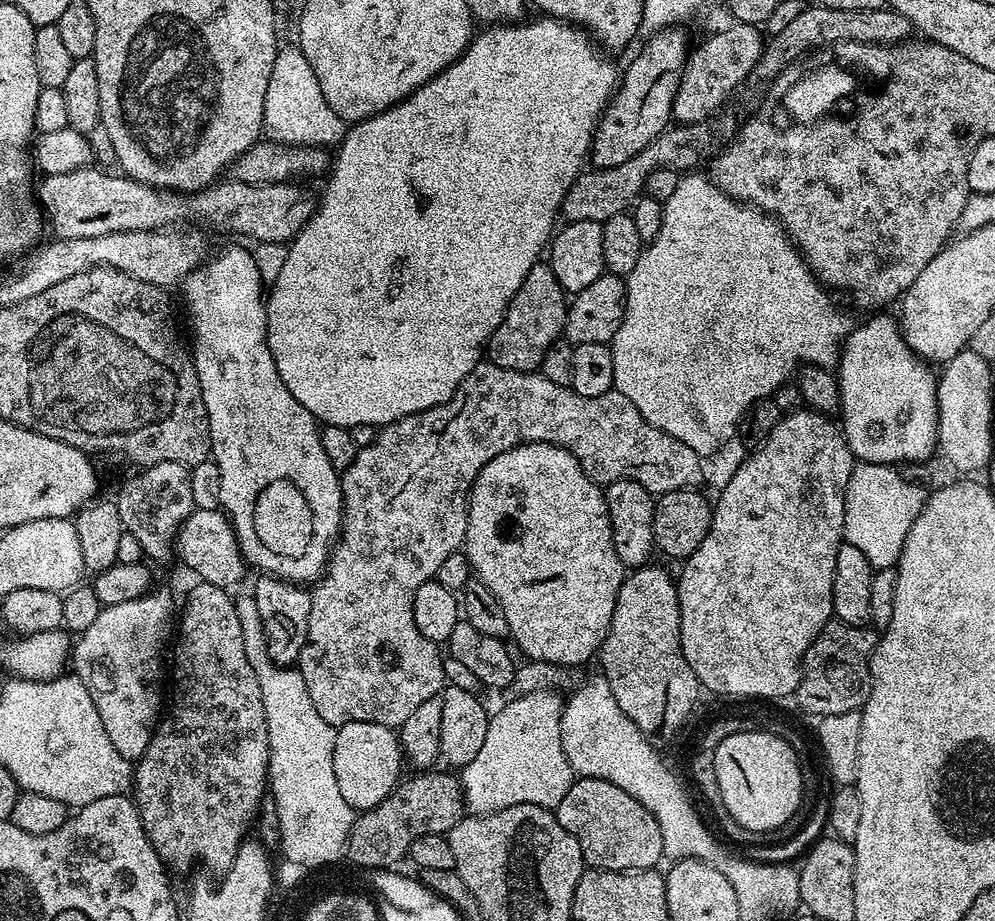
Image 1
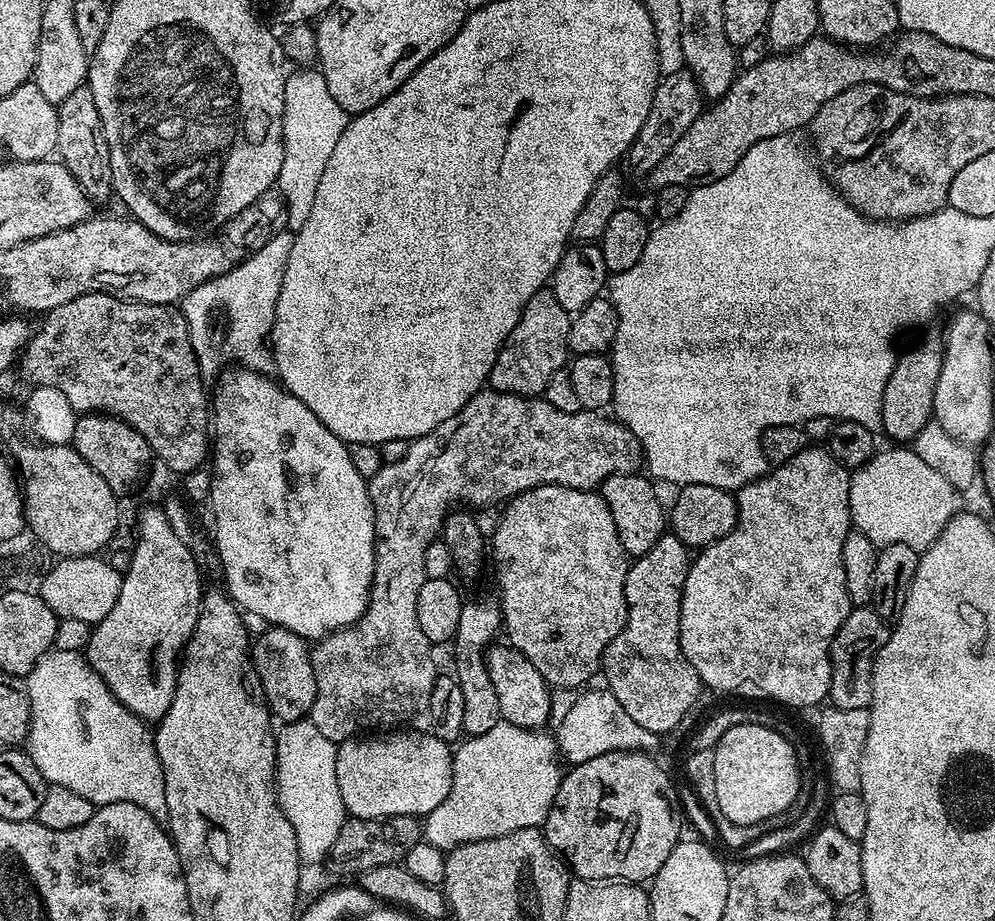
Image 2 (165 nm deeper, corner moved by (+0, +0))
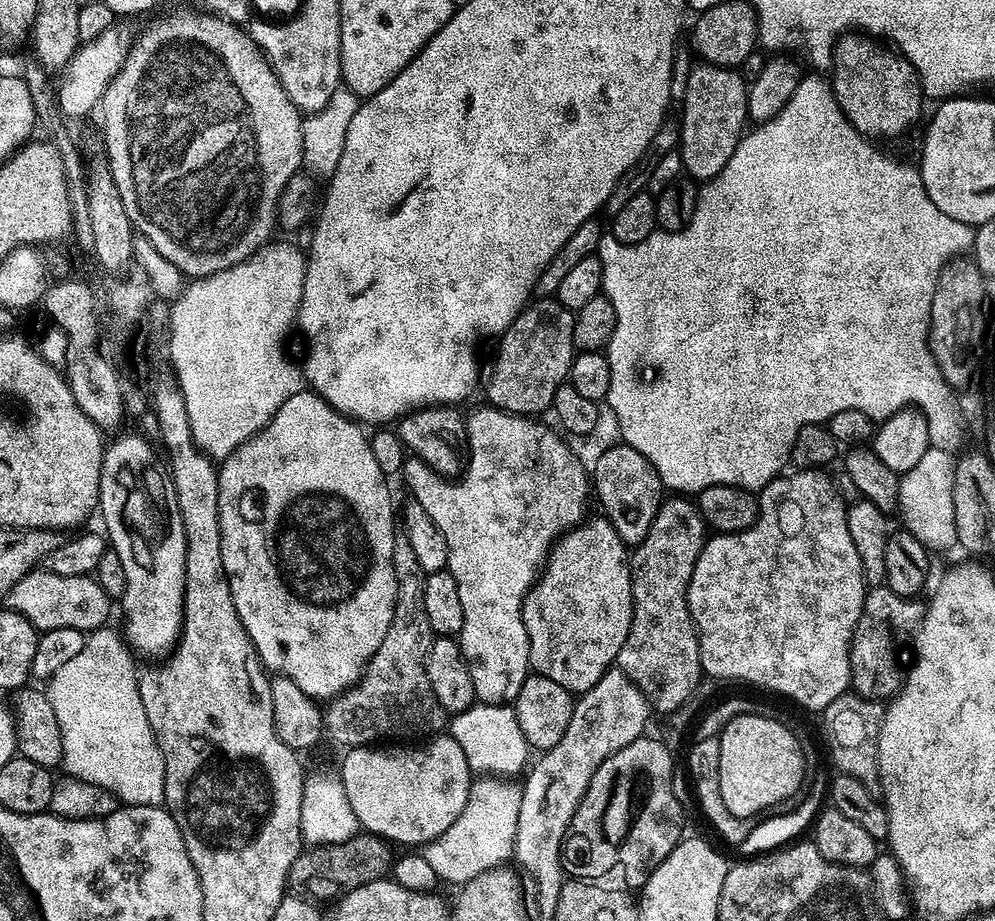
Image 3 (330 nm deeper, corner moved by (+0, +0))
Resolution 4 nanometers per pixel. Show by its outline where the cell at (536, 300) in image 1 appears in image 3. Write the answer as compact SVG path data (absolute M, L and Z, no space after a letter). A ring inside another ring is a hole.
M540 298L535 302L529 303L499 337L500 353L484 384L484 396L488 399L485 401L491 407L529 418L539 417L539 412L547 413L551 409L554 394L568 380L574 359L573 313L563 308L555 298Z

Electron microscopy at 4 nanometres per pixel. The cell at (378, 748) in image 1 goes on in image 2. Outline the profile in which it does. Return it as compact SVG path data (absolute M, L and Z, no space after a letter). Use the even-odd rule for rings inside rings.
M388 730L383 734L368 734L363 738L343 740L337 747L336 764L338 790L341 791L342 802L345 804L345 810L349 817L357 816L363 820L385 820L391 816L415 816L417 818L423 818L434 810L434 806L442 806L442 798L446 798L446 794L450 794L453 749L450 747L449 741L439 740L439 738L433 736L431 731L428 730L424 730L424 732L404 731L408 730Z

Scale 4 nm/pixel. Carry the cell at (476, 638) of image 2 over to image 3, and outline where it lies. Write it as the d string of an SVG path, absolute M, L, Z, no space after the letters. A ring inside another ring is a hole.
M491 406L483 407L474 409L472 413L470 411L467 413L466 463L463 465L459 476L455 478L440 476L428 464L424 464L416 456L409 455L404 461L402 481L404 480L405 486L412 491L409 492L411 499L419 502L422 510L426 510L426 514L430 514L430 518L438 526L438 530L442 534L442 538L446 540L446 550L448 551L448 566L446 570L454 578L458 588L458 599L462 602L462 630L458 637L460 657L464 660L464 669L468 671L470 676L473 697L482 704L503 704L530 675L528 635L520 614L524 599L529 590L532 589L533 584L535 584L537 576L540 575L548 559L548 554L552 551L553 544L564 533L572 531L585 519L585 517L583 518L584 499L590 496L590 476L586 468L584 472L579 458L568 449L567 442L569 443L569 441L559 431L556 431L557 433L551 432L546 425L539 424L541 421L536 418L514 416L510 412L501 412L499 408Z

